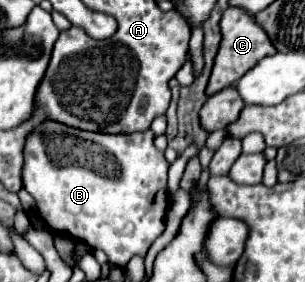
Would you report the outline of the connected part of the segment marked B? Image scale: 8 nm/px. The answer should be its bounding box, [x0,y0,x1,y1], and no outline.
[22,120,168,266]

